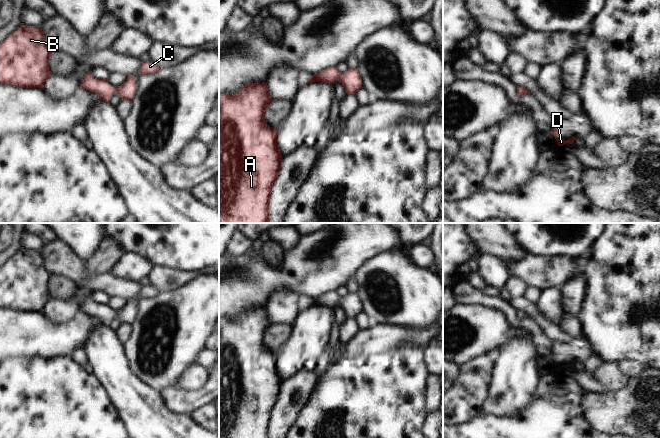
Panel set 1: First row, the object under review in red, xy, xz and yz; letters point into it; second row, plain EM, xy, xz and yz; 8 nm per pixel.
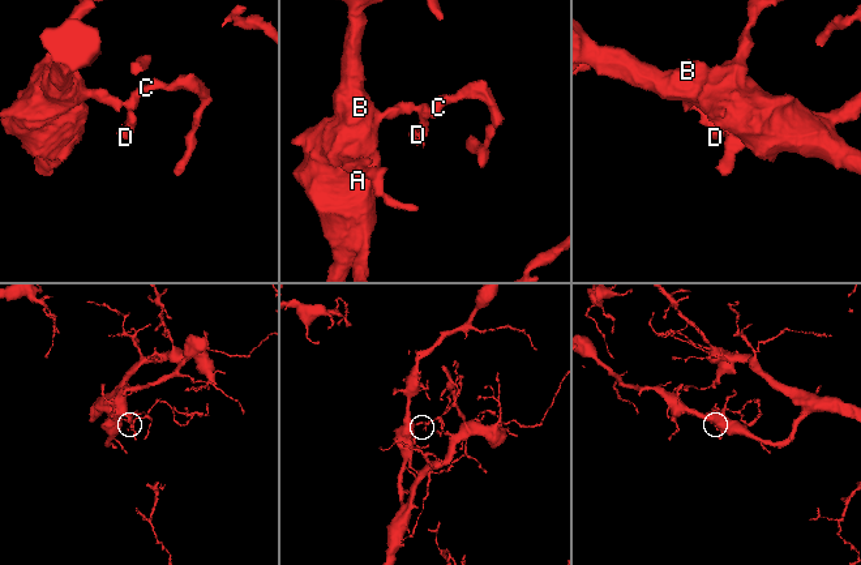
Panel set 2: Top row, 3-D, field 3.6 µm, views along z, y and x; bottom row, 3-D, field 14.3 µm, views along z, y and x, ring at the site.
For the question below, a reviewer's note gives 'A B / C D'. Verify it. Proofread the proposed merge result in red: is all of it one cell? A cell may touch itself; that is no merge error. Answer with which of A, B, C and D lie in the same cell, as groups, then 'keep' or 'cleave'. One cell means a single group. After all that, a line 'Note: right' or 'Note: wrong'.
groups A B C D; keep
Note: wrong

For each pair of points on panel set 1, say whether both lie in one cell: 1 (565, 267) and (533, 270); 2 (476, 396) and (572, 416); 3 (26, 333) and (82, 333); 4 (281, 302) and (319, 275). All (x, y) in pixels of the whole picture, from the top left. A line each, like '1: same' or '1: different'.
1: same
2: different
3: same
4: different

